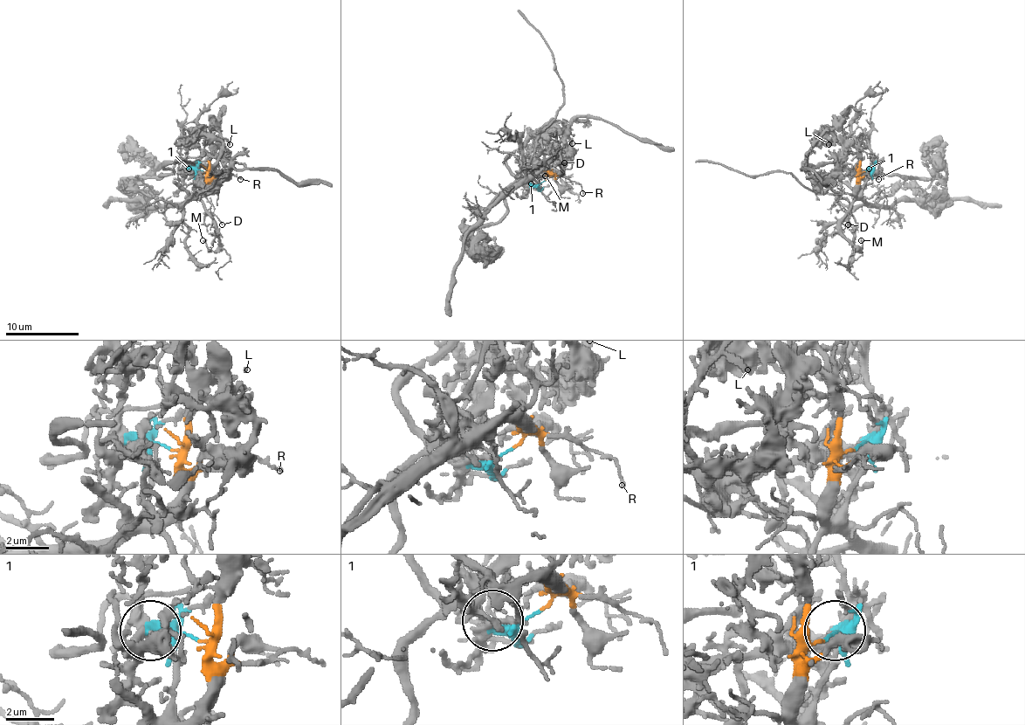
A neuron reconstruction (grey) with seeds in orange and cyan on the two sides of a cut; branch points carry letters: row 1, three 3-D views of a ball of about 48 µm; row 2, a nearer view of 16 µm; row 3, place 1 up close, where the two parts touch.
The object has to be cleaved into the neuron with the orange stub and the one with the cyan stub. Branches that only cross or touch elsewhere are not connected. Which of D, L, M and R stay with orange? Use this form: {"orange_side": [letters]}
{"orange_side": ["D", "M", "R"]}

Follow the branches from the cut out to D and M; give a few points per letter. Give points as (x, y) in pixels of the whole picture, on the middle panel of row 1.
D: (545, 180), (548, 175), (545, 168), (565, 162)
M: (545, 180), (548, 175), (545, 168), (557, 155), (561, 169), (553, 175), (545, 175)

